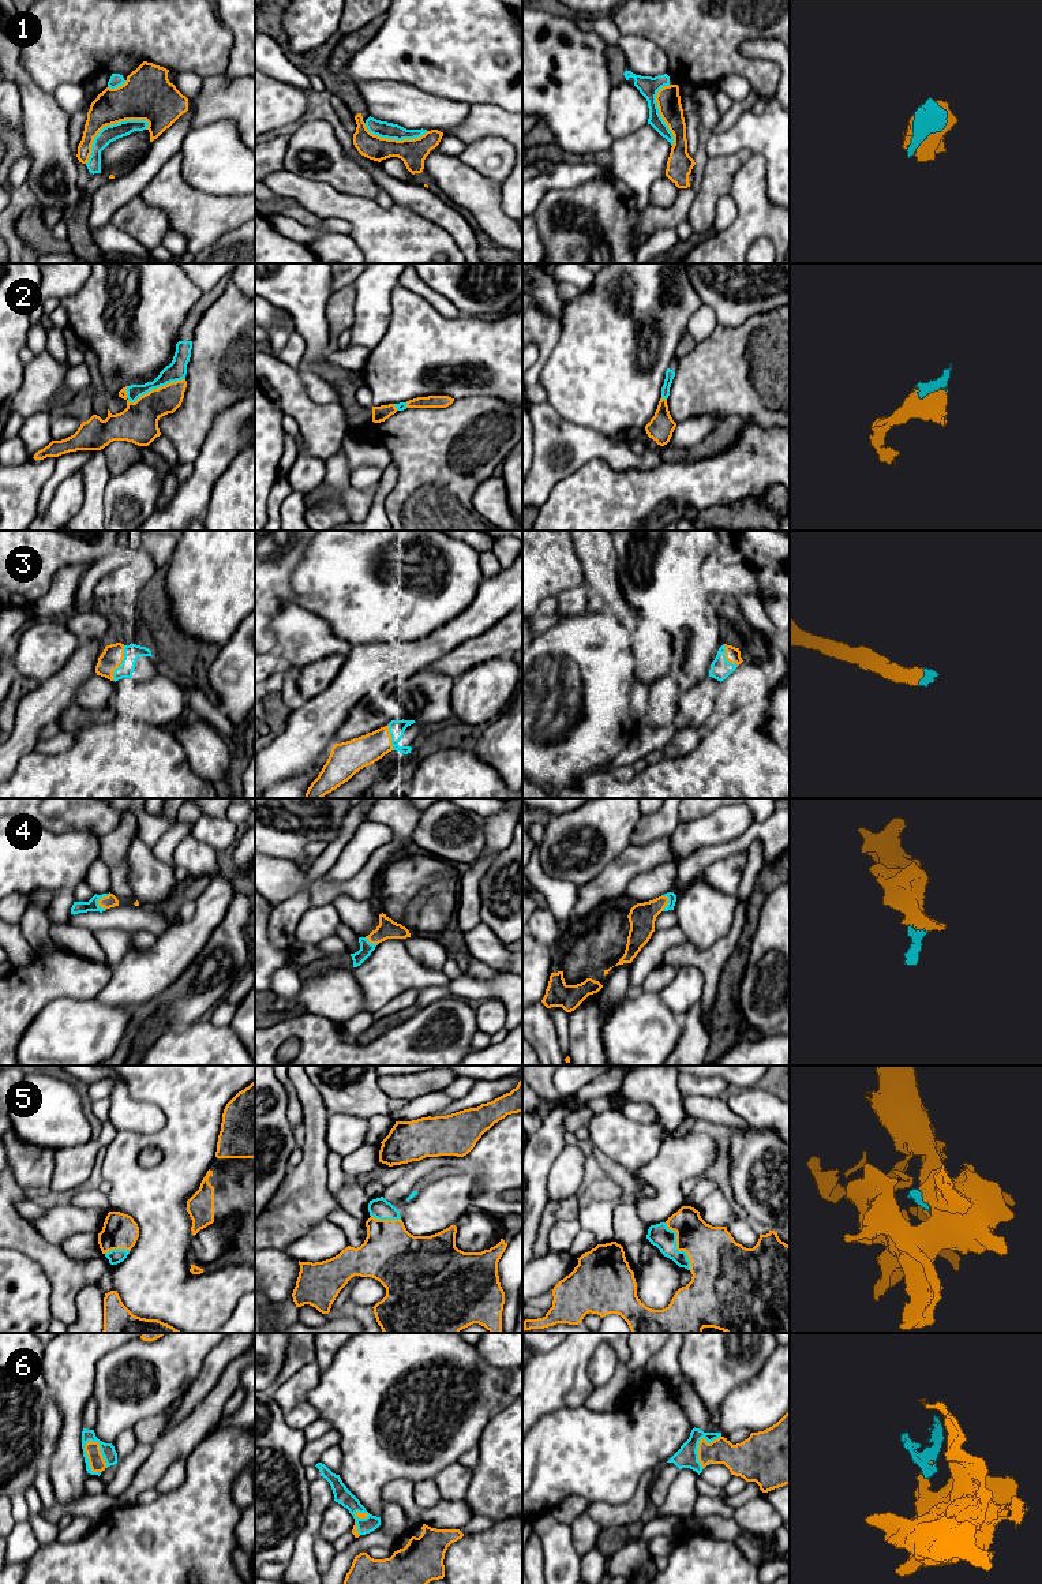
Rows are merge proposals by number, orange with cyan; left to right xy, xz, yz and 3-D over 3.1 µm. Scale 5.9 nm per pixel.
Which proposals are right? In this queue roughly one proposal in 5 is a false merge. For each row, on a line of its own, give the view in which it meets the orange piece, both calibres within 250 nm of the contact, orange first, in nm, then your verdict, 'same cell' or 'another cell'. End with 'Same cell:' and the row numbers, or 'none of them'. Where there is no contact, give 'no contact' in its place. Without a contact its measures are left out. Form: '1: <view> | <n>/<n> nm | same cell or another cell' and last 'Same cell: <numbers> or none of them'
1: xy | 260/100 nm | another cell
2: xy | 240/110 nm | same cell
3: xy | 130/100 nm | same cell
4: xy | 80/70 nm | same cell
5: yz | 320/140 nm | same cell
6: xy | 90/90 nm | same cell
Same cell: 2, 3, 4, 5, 6

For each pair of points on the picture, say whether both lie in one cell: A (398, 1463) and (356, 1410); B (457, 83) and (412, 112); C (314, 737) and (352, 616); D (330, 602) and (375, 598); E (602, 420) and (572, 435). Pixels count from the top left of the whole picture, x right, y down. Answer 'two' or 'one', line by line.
A: one
B: two
C: two
D: one
E: two

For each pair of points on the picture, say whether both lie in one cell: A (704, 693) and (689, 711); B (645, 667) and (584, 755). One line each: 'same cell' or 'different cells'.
A: same cell
B: different cells

